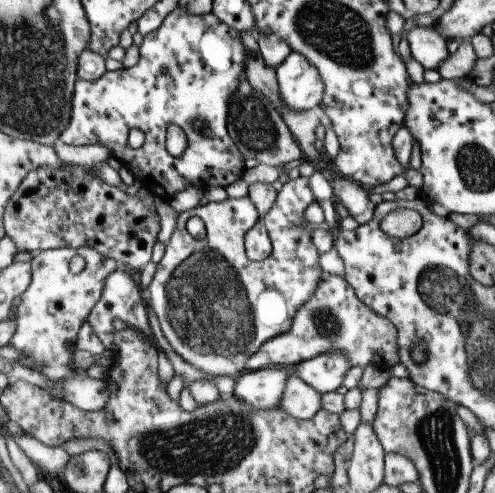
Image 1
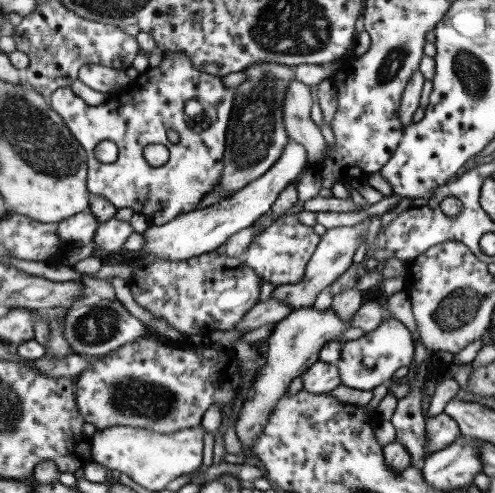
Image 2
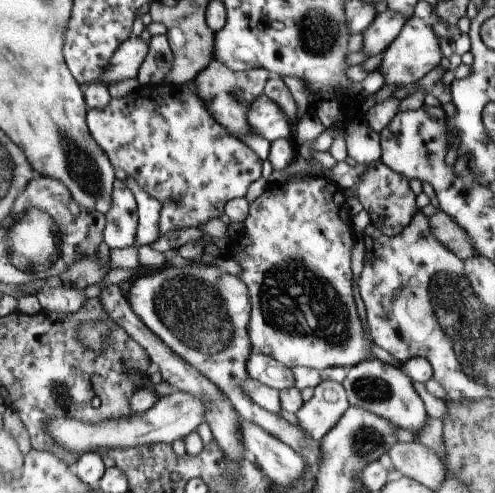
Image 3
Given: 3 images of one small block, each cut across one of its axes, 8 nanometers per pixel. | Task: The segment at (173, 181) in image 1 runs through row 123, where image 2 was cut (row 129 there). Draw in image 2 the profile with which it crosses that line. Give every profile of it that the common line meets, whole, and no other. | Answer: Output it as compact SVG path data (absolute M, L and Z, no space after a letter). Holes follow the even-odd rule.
M162 52L162 62L160 62L160 66L156 68L148 68L146 72L140 73L140 76L130 81L130 85L126 85L126 87L119 90L119 94L117 96L111 95L106 101L97 106L90 106L86 104L82 98L78 97L70 87L60 87L56 89L47 99L50 102L50 107L52 107L58 115L64 119L64 123L66 123L66 127L70 129L74 138L78 140L82 148L86 151L88 158L88 170L87 170L87 190L91 195L102 196L105 200L108 200L110 203L114 205L117 209L120 208L132 208L134 212L138 214L142 214L145 216L147 224L160 226L160 224L166 224L166 222L170 222L170 220L174 220L178 215L194 211L196 210L196 205L202 201L203 197L210 194L220 183L220 173L222 173L222 169L224 169L224 147L226 147L226 133L228 130L228 122L230 120L230 114L232 114L232 106L234 106L234 87L226 87L224 85L224 81L222 81L221 76L216 76L212 74L208 74L206 72L199 71L198 68L194 67L193 61L185 54L181 54L180 52ZM188 100L195 101L200 100L200 102L208 102L208 104L212 104L216 110L218 110L218 122L214 122L212 126L208 126L208 128L202 128L200 130L200 126L198 124L190 124L190 122L184 122L186 120L186 114L184 114L184 104L188 104ZM168 130L176 130L180 135L180 140L177 144L170 142L166 134L168 134ZM102 141L110 141L114 142L116 146L118 146L118 158L111 163L104 163L95 158L94 150L95 146ZM148 144L164 144L166 148L169 150L169 159L168 161L160 167L152 167L146 159L144 158L143 149Z

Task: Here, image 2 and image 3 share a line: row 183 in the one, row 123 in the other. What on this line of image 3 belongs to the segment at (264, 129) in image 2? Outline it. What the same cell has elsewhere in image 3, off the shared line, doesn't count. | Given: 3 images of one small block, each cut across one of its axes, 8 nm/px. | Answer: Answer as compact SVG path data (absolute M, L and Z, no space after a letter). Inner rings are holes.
M212 59L212 62L205 69L202 69L193 81L194 86L196 86L196 94L200 96L208 114L220 126L223 126L234 136L250 136L252 128L248 124L248 110L250 110L252 100L263 94L268 78L270 78L270 72L264 68L235 71L230 70L218 60Z

